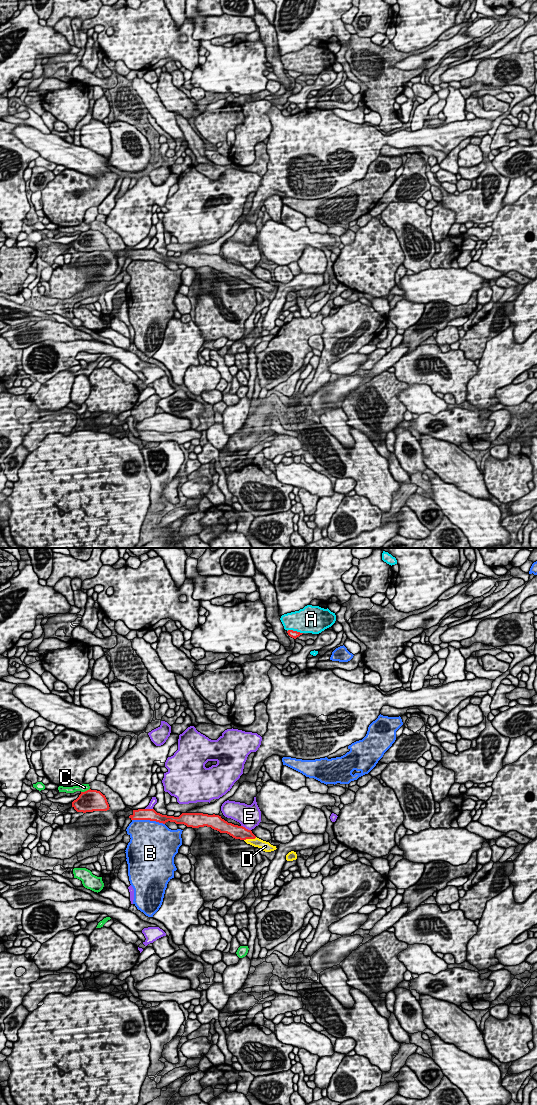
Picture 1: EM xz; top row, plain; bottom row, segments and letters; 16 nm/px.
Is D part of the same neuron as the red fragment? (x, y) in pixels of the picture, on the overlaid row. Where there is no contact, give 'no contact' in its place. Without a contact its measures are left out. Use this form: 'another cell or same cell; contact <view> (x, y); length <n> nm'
same cell; contact xz (250, 838); length 220 nm

